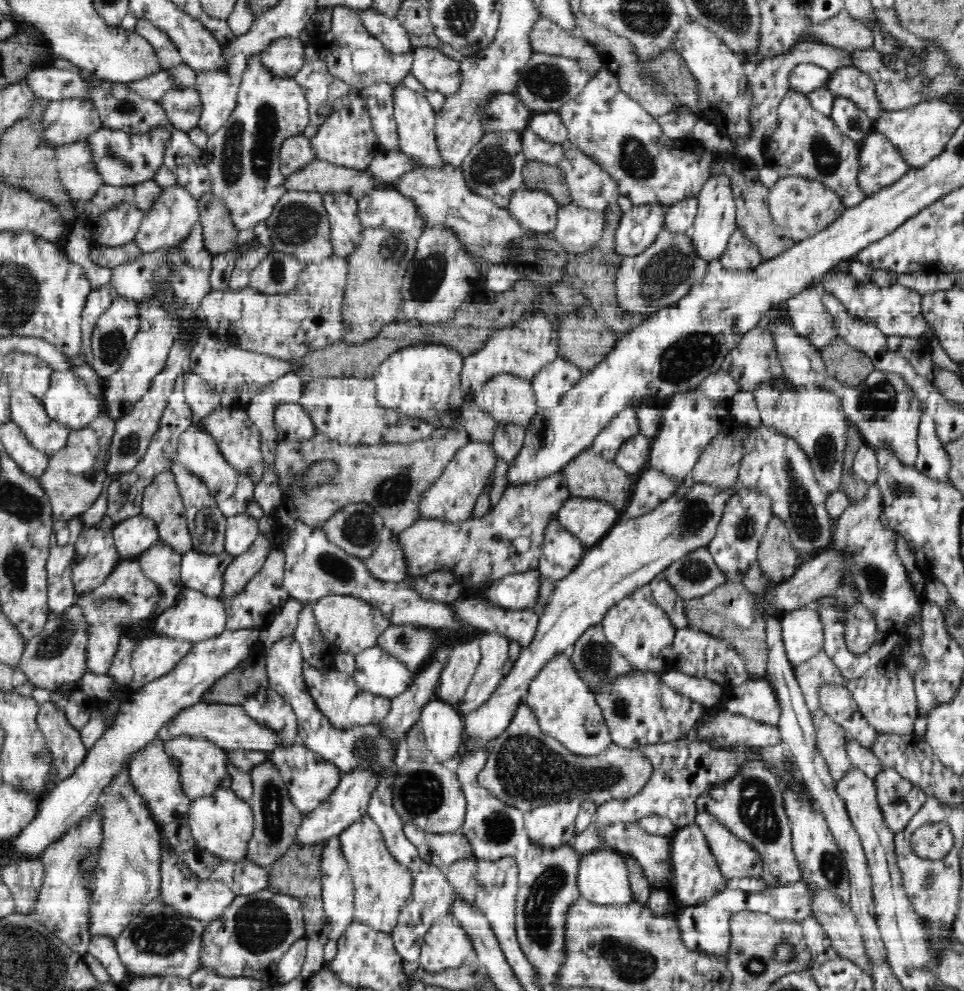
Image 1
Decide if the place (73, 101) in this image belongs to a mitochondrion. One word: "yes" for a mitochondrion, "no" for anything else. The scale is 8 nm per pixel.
no

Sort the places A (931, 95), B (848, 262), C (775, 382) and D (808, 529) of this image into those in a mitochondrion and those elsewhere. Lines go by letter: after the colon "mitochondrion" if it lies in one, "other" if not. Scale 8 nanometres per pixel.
A: other
B: other
C: other
D: mitochondrion

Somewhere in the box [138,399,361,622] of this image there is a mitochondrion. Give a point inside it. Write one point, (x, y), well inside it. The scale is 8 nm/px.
(207, 524)

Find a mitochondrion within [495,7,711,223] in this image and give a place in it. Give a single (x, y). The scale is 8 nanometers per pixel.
(547, 80)

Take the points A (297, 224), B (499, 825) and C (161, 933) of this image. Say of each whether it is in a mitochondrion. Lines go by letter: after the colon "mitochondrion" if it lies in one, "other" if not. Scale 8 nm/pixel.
A: mitochondrion
B: mitochondrion
C: mitochondrion

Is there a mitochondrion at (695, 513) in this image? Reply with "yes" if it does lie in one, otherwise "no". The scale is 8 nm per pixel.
yes

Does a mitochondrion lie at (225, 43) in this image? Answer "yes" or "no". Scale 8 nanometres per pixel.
no

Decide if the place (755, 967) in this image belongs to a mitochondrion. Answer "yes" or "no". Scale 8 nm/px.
yes

